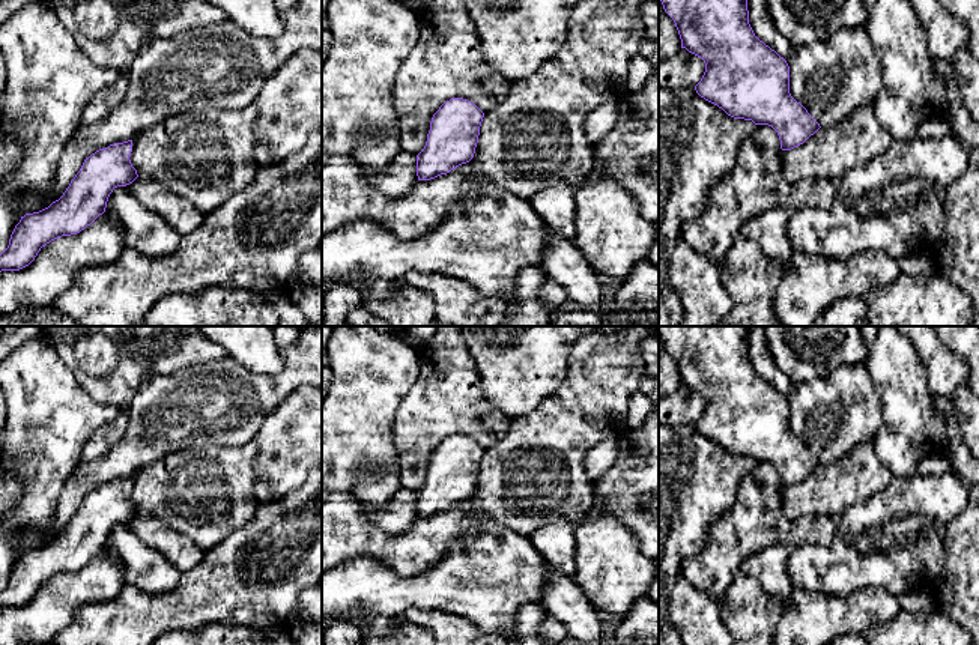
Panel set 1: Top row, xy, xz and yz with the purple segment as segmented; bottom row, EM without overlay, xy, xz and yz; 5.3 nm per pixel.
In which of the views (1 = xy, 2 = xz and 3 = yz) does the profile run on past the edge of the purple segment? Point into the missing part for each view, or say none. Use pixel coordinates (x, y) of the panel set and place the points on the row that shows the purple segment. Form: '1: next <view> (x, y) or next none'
1: next none
2: next none
3: next none

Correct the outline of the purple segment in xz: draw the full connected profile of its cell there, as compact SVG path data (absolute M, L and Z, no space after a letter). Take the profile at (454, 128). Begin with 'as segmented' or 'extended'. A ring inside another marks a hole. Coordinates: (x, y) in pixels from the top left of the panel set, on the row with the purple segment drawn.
as segmented; M451 98L433 114L424 149L417 155L418 180L447 174L474 158L484 113L471 101Z

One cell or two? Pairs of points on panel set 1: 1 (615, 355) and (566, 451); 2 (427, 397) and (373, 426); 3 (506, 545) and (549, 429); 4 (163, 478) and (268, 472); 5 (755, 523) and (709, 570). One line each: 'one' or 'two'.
1: one
2: two
3: two
4: two
5: one

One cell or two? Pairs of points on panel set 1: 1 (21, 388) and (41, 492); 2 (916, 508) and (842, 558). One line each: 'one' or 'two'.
1: one
2: one

